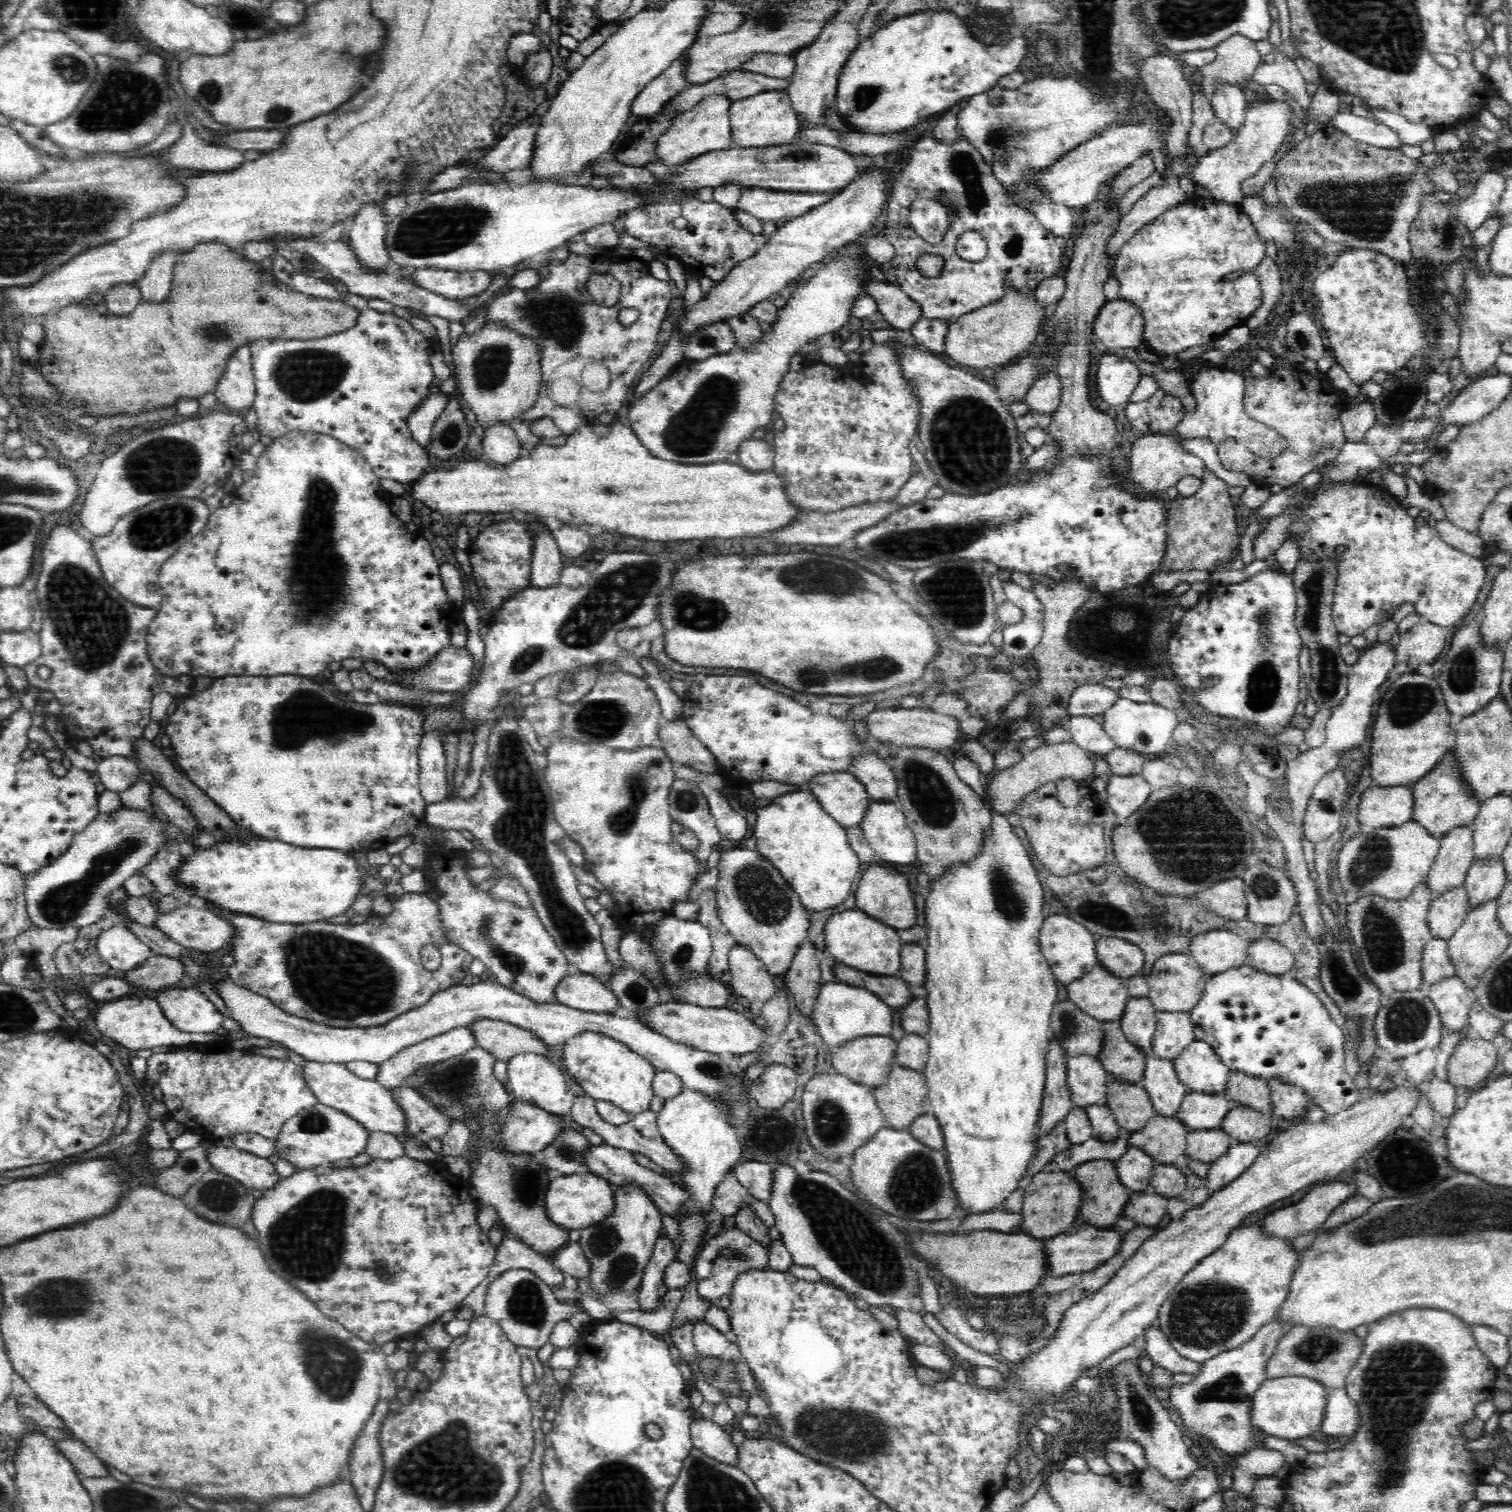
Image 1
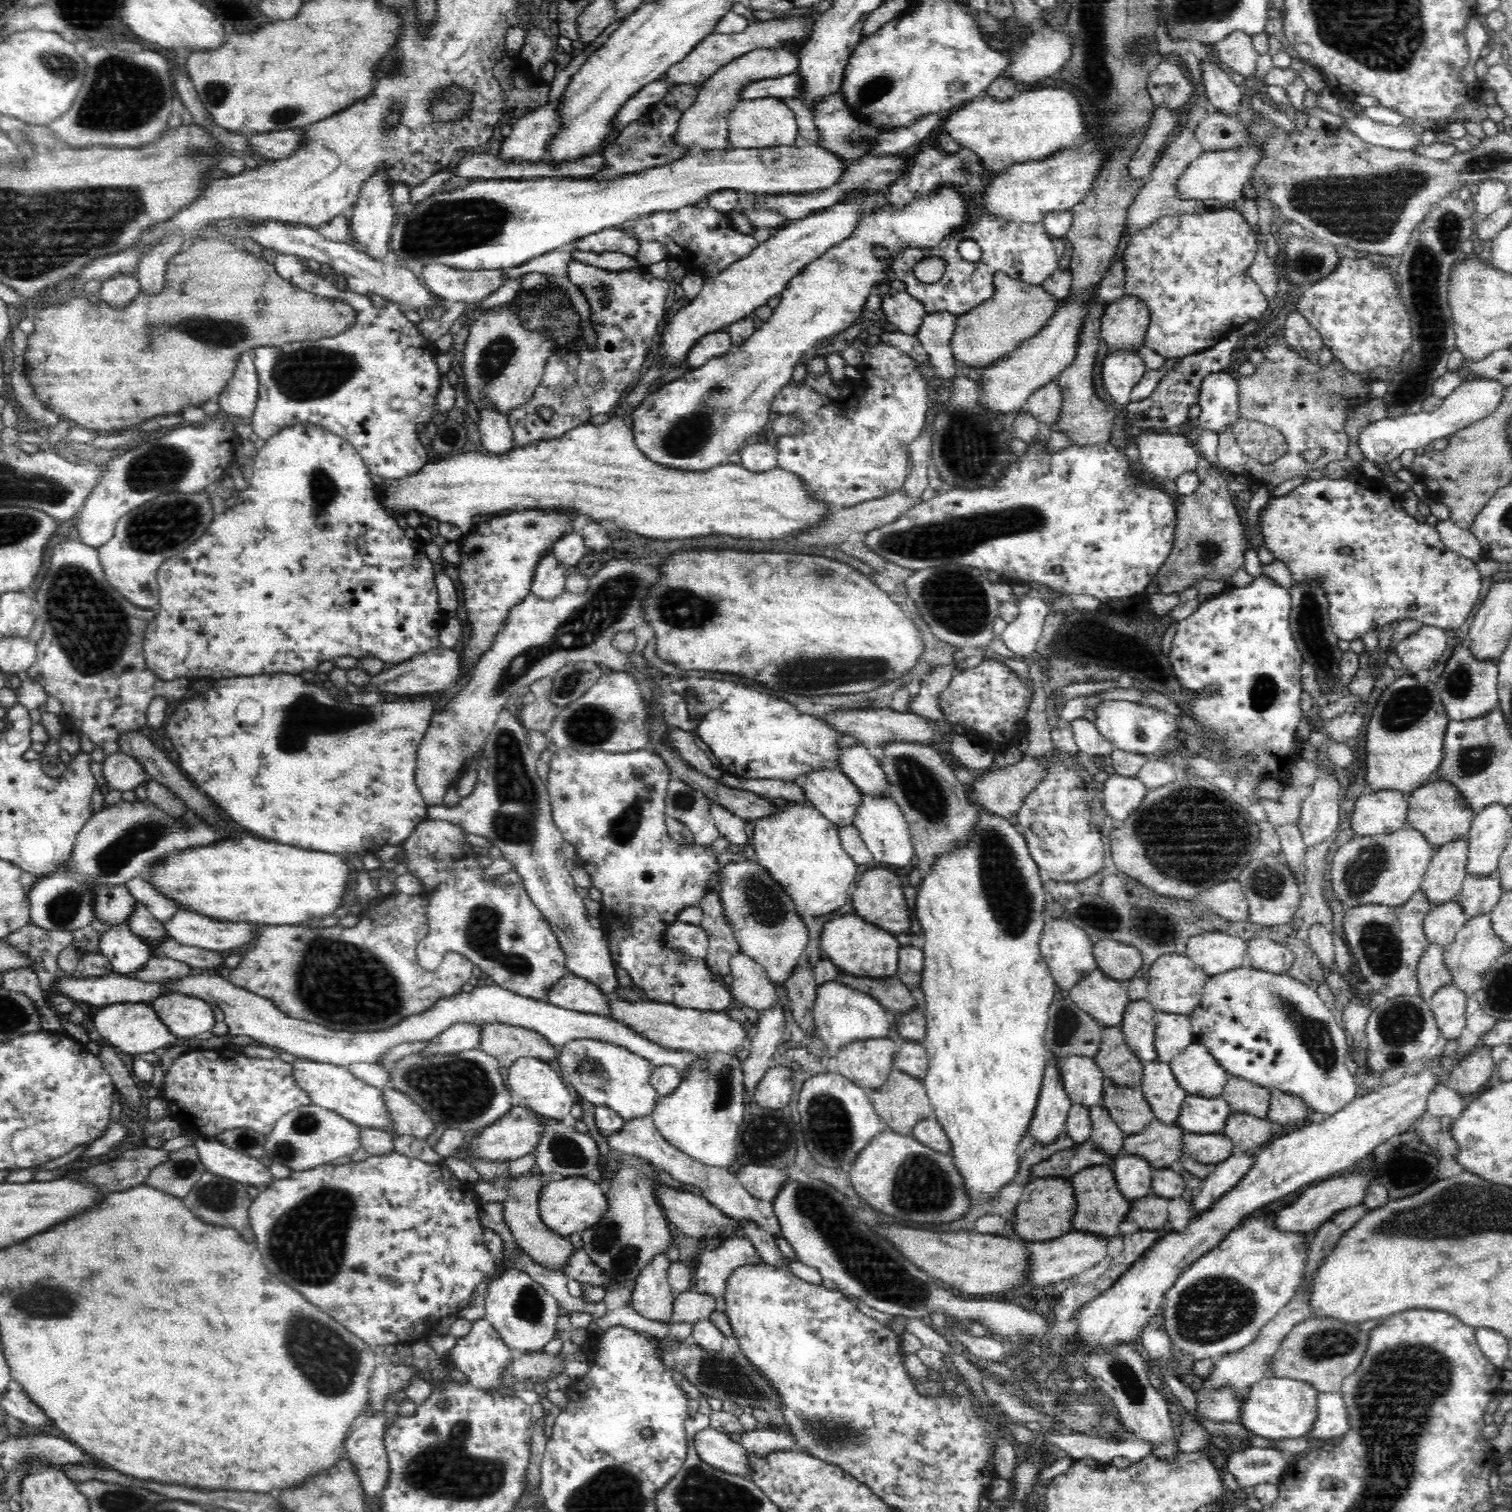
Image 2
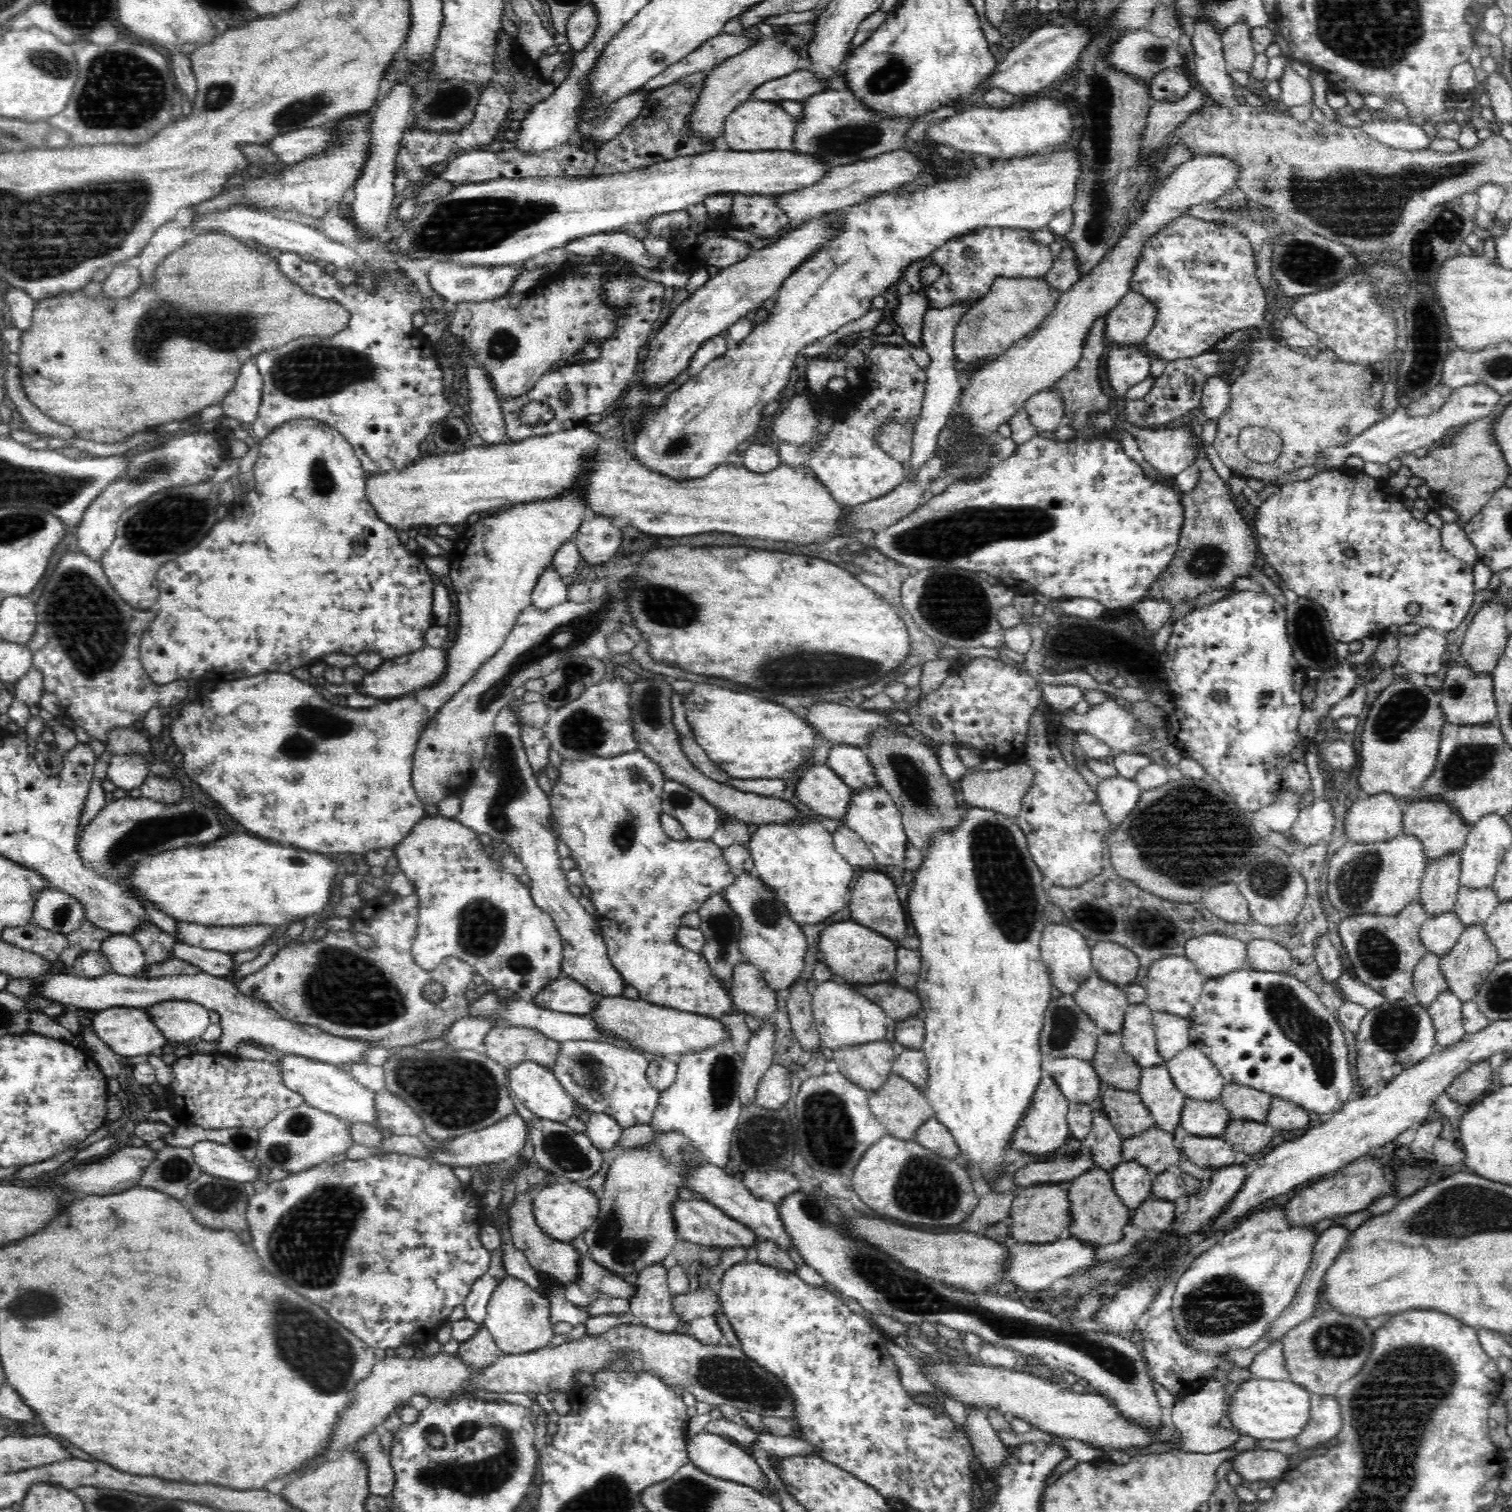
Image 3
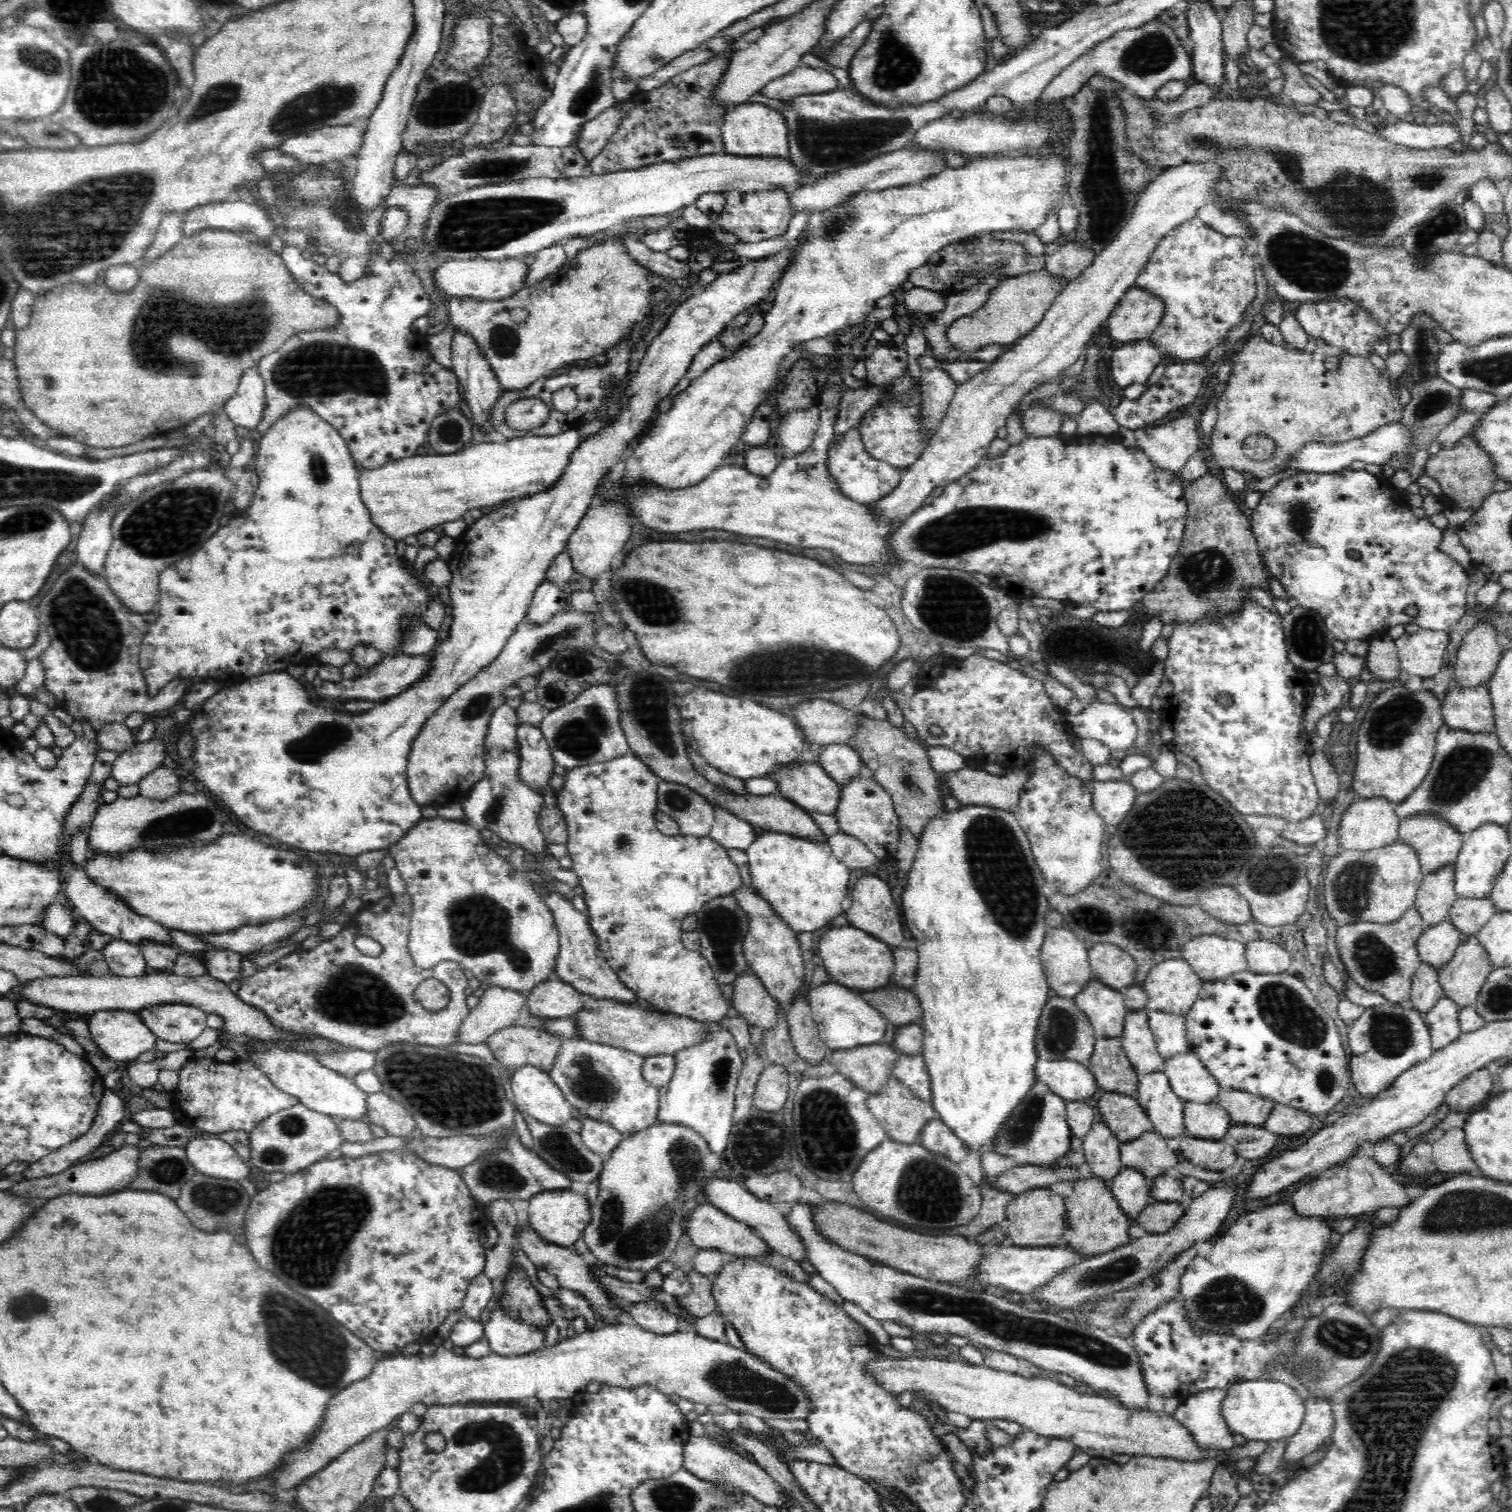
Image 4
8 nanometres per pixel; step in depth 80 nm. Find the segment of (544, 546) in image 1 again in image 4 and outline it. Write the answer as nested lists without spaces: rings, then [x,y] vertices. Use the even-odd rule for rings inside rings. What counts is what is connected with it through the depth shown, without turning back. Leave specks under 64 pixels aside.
[[[544,579],[534,592],[533,600],[526,618],[531,624],[546,624],[554,618],[554,614],[562,612],[570,605],[567,594],[558,585]]]

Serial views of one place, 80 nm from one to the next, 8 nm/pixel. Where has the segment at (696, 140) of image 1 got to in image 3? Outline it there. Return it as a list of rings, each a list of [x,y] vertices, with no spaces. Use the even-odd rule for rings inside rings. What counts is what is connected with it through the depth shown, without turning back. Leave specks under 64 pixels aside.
[[[816,28],[810,30],[808,34],[798,34],[798,32],[780,34],[776,38],[764,40],[762,44],[751,45],[744,52],[726,59],[720,66],[717,66],[708,74],[704,90],[702,90],[696,104],[695,114],[691,117],[693,118],[691,121],[693,122],[693,130],[697,130],[697,134],[701,134],[709,140],[722,138],[725,119],[739,104],[752,100],[753,92],[764,83],[798,70],[798,66],[790,62],[790,54],[796,56],[796,52],[790,52],[790,50],[794,46],[798,48],[800,44],[810,44],[815,34]]]

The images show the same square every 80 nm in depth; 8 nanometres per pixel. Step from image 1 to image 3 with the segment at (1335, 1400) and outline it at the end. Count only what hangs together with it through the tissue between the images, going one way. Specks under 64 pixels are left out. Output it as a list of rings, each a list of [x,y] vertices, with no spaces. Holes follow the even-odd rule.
[[[1314,1393],[1310,1396],[1310,1422],[1296,1436],[1295,1448],[1300,1453],[1316,1448],[1337,1436],[1340,1428],[1342,1428],[1342,1419],[1339,1416],[1338,1402],[1335,1402],[1334,1395]]]

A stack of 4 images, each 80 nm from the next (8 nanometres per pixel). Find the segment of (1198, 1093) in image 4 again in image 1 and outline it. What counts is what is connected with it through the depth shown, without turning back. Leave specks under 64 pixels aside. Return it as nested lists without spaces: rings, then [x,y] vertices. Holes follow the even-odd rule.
[[[1194,1039],[1174,1060],[1175,1072],[1182,1084],[1194,1092],[1218,1095],[1227,1090],[1232,1072],[1215,1054],[1210,1044]]]

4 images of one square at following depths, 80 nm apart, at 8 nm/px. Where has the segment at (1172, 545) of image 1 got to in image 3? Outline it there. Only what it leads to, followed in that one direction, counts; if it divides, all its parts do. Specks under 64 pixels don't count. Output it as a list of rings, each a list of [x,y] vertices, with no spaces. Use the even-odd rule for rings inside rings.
[[[1204,449],[1199,450],[1194,463],[1199,468],[1199,479],[1190,492],[1182,495],[1185,520],[1182,523],[1177,551],[1169,566],[1158,575],[1148,592],[1151,598],[1174,606],[1182,600],[1194,602],[1194,598],[1202,592],[1210,592],[1216,588],[1224,588],[1233,596],[1234,578],[1250,576],[1252,568],[1256,566],[1258,552],[1252,530],[1232,504],[1235,496],[1212,467]],[[1230,506],[1232,510],[1228,510]]]

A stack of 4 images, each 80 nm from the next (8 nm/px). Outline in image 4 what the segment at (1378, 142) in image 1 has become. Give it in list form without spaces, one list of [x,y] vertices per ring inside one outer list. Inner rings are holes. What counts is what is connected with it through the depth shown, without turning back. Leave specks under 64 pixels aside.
[[[1436,117],[1434,121],[1436,121],[1436,126],[1420,126],[1420,121],[1391,120],[1387,126],[1378,128],[1377,135],[1390,143],[1423,150],[1444,148],[1460,140],[1460,132],[1456,126],[1448,126],[1448,123]],[[1438,121],[1440,121],[1440,126],[1438,126]]]

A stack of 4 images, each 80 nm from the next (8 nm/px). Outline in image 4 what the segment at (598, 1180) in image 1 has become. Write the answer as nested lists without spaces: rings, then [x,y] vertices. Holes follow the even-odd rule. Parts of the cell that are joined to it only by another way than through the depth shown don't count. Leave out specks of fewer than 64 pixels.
[[[574,1190],[544,1191],[533,1196],[528,1208],[528,1223],[531,1230],[538,1233],[539,1238],[560,1247],[573,1247],[574,1242],[581,1238],[584,1229],[590,1225],[592,1207],[586,1197]]]

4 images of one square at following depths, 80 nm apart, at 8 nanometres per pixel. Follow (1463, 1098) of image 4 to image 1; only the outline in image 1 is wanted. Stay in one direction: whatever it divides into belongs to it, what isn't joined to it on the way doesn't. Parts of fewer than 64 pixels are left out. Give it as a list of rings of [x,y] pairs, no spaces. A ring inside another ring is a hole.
[[[1463,1038],[1453,1048],[1447,1062],[1447,1082],[1454,1087],[1470,1089],[1493,1074],[1498,1060],[1499,1053],[1492,1041]]]

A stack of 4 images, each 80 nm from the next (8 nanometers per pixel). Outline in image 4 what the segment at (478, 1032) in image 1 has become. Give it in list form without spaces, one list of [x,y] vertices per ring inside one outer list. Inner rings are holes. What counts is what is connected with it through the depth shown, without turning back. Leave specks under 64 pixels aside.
[[[512,1024],[491,1034],[486,1043],[508,1073],[524,1065],[549,1073],[563,1040],[536,1027]]]

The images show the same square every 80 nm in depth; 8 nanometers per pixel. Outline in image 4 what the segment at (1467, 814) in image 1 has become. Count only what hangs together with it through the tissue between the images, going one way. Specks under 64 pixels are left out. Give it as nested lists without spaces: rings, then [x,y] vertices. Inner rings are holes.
[[[1432,813],[1415,814],[1400,821],[1398,828],[1398,841],[1406,843],[1414,849],[1418,855],[1418,862],[1423,871],[1423,875],[1433,875],[1434,872],[1441,871],[1449,865],[1455,864],[1455,859],[1462,848],[1463,835],[1450,823],[1446,822]]]

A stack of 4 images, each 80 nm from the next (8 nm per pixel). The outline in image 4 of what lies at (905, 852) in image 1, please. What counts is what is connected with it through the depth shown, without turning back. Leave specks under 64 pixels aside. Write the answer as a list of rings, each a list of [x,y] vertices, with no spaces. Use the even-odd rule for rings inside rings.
[[[856,776],[852,782],[840,785],[840,800],[834,815],[839,823],[839,830],[862,841],[875,854],[878,863],[896,859],[900,842],[900,821],[894,810],[890,794],[876,781]]]

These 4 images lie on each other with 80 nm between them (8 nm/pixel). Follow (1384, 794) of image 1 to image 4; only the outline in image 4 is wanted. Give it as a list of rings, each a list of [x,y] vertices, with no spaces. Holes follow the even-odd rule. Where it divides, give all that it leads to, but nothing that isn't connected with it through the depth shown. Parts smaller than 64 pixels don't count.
[[[1366,797],[1356,799],[1344,811],[1340,822],[1340,842],[1348,850],[1370,851],[1382,848],[1398,841],[1400,824],[1398,815],[1394,814],[1394,805],[1388,799]]]

